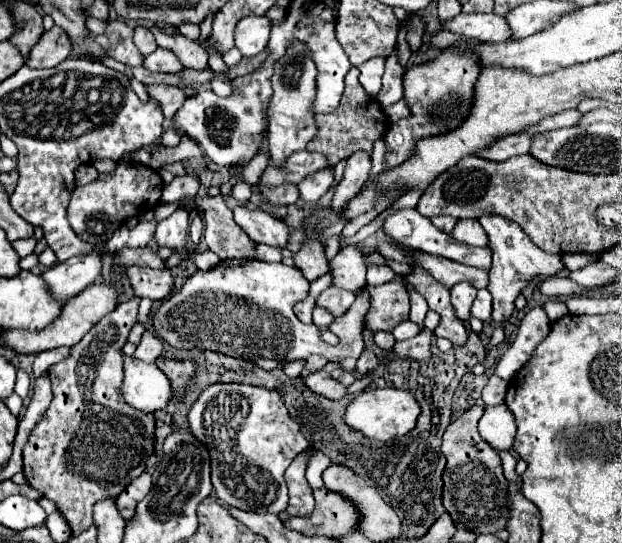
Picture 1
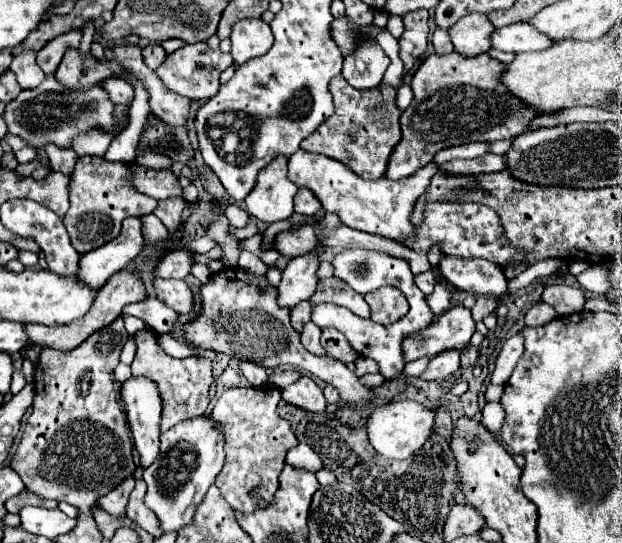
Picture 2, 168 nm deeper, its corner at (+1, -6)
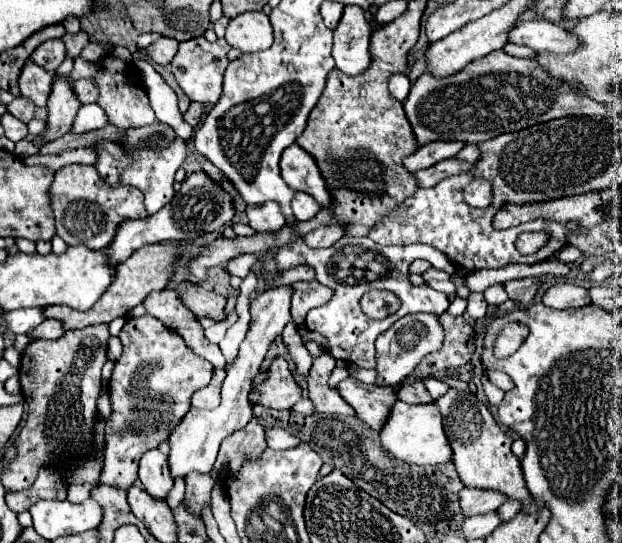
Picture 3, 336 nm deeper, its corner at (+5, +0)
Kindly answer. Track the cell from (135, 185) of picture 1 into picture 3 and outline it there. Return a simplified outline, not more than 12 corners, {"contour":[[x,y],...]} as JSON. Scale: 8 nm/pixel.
{"contour":[[92,165],[56,171],[56,235],[94,251],[124,219],[148,217],[136,187]]}

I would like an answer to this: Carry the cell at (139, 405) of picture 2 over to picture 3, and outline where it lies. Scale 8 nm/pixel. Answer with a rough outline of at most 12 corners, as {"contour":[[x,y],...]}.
{"contour":[[158,449],[140,459],[140,481],[154,499],[168,499],[174,479]]}

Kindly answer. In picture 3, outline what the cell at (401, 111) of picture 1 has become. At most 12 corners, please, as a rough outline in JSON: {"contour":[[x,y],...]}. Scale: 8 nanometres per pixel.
{"contour":[[404,73],[390,75],[388,87],[398,101],[410,91],[410,79]]}

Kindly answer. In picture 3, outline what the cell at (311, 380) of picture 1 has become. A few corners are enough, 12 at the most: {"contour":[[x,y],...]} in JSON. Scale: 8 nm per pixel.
{"contour":[[276,357],[268,377],[252,387],[250,403],[290,409],[300,385],[286,359]]}

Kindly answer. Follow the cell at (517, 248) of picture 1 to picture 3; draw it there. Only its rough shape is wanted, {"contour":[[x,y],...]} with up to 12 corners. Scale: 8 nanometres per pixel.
{"contour":[[578,285],[550,287],[542,303],[552,309],[590,305],[588,289]]}

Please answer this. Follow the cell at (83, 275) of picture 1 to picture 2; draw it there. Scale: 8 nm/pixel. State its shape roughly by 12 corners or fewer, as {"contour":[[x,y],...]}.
{"contour":[[140,219],[80,257],[76,277],[98,291],[140,253]]}

